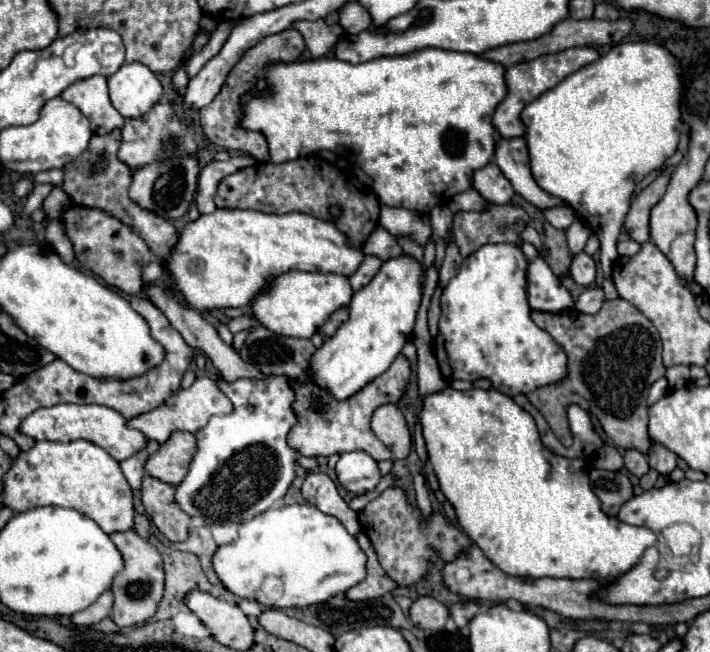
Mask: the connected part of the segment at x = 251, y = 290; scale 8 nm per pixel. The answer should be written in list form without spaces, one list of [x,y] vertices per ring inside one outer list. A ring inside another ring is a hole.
[[[216,210],[184,226],[166,268],[192,308],[214,310],[250,306],[274,276],[288,270],[352,276],[362,260],[362,248],[354,248],[344,232],[310,214],[278,216],[258,210]]]

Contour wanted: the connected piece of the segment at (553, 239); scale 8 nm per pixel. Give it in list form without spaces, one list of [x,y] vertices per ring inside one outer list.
[[[544,224],[544,260],[552,268],[552,272],[560,278],[568,274],[572,264],[572,254],[566,244],[566,232],[552,228],[552,224]]]

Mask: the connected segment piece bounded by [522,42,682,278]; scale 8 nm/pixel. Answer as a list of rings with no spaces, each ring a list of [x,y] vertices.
[[[622,42],[596,62],[564,78],[556,88],[544,92],[522,112],[530,166],[534,180],[566,200],[600,240],[600,264],[604,276],[612,276],[612,262],[618,258],[616,242],[630,210],[632,194],[652,170],[660,168],[678,148],[682,134],[682,62],[668,48],[654,42]]]

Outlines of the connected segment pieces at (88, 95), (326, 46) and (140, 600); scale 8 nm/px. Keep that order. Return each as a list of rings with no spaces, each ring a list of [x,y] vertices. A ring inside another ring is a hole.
[[[92,76],[68,86],[60,94],[66,102],[74,104],[86,118],[90,118],[90,126],[94,134],[110,134],[116,128],[122,128],[126,118],[112,106],[108,98],[108,86],[104,76]]]
[[[302,20],[302,22],[296,22],[294,28],[302,32],[306,46],[314,58],[326,56],[334,48],[334,44],[338,42],[338,38],[342,34],[342,28],[338,24],[330,28],[324,20],[316,20],[316,22]]]
[[[134,530],[116,532],[110,536],[116,548],[122,552],[124,558],[124,570],[114,578],[112,592],[114,592],[114,608],[112,608],[112,620],[124,628],[134,624],[144,624],[156,614],[156,608],[162,600],[164,592],[164,568],[162,568],[162,556],[160,552],[144,538],[140,538]]]

